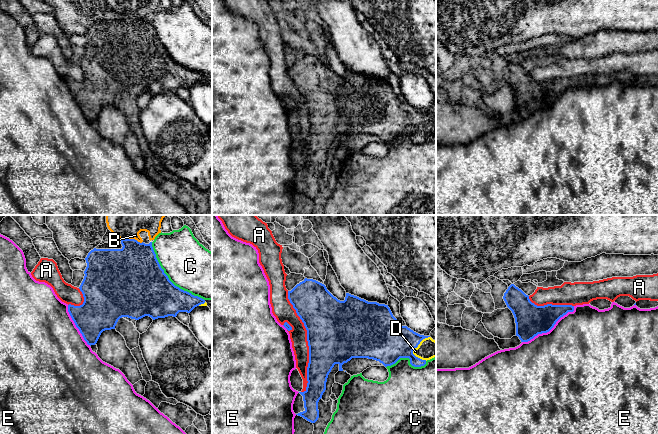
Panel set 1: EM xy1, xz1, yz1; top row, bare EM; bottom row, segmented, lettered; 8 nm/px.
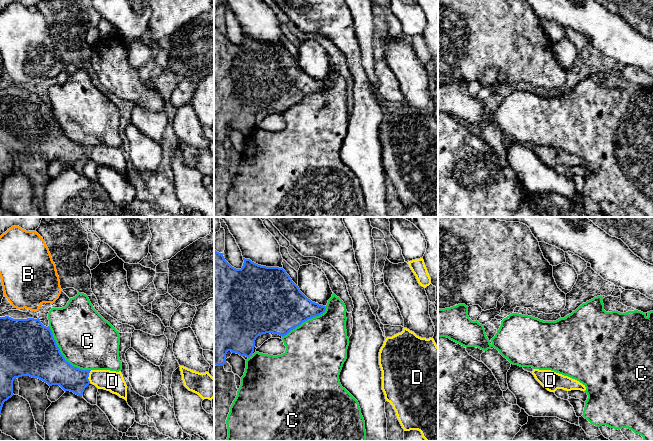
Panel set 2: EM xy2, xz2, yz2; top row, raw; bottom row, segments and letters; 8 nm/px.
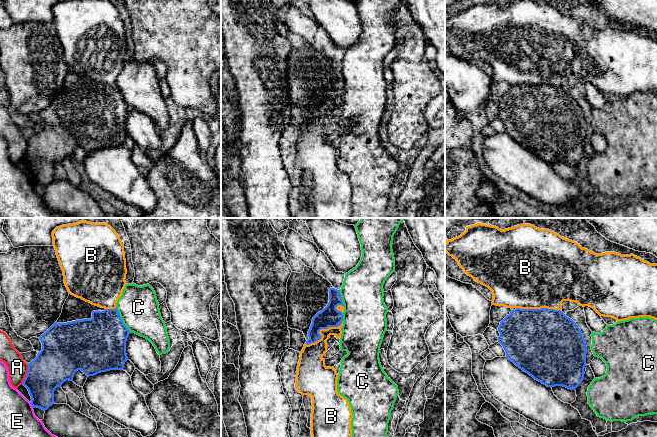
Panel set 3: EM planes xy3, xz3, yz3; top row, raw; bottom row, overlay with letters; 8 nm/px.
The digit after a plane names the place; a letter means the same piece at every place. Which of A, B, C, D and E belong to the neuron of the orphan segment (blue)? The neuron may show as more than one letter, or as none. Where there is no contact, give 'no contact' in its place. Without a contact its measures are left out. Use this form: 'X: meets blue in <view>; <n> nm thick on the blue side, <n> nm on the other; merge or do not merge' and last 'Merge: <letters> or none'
A: meets blue in xz1; 500 nm thick on the blue side, 140 nm on the other; do not merge
B: meets blue in xz3; 160 nm thick on the blue side, 180 nm on the other; do not merge
C: meets blue in xy1; 480 nm thick on the blue side, 380 nm on the other; do not merge
D: meets blue in xz1; 360 nm thick on the blue side, 160 nm on the other; merge
E: meets blue in yz1; 260 nm thick on the blue side, 500 nm on the other; do not merge
Merge: D

